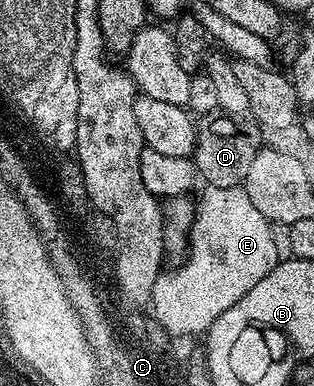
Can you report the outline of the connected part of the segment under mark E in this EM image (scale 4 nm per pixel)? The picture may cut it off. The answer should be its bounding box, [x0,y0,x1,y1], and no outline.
[149,186,281,337]

